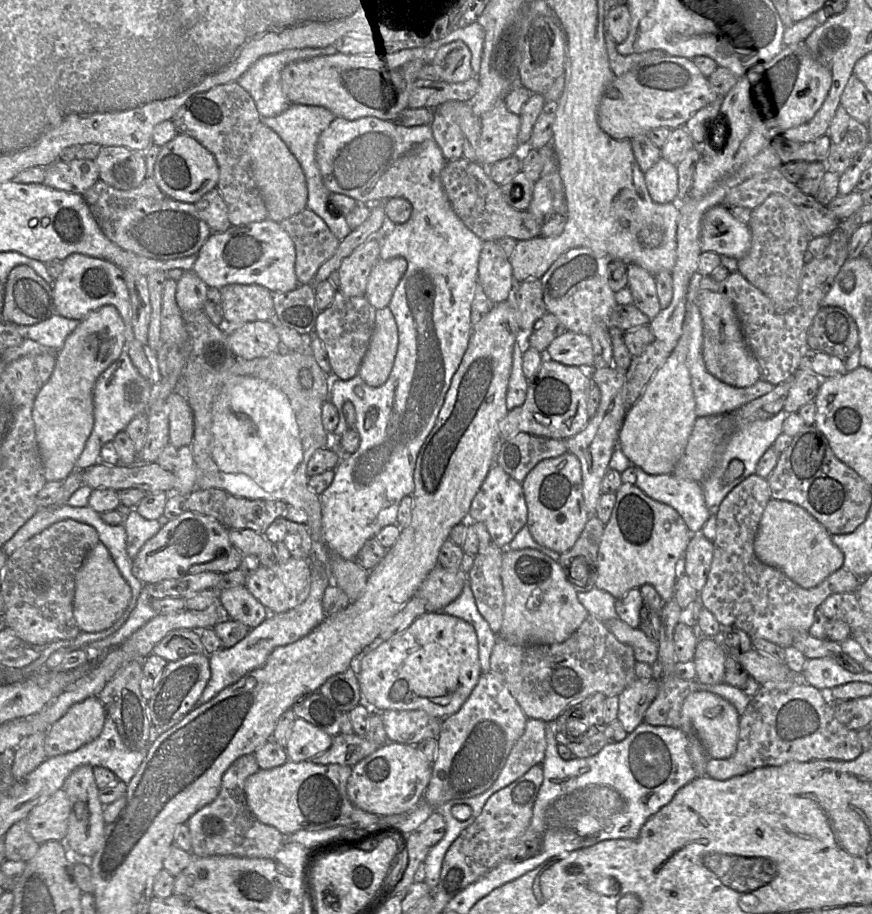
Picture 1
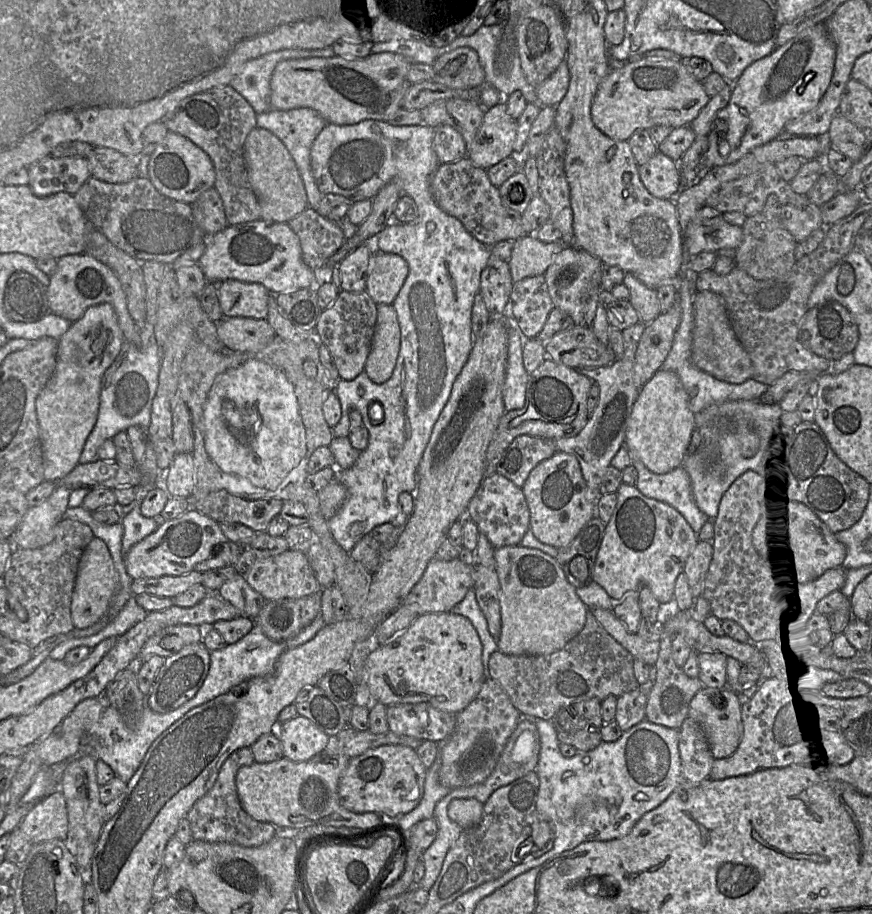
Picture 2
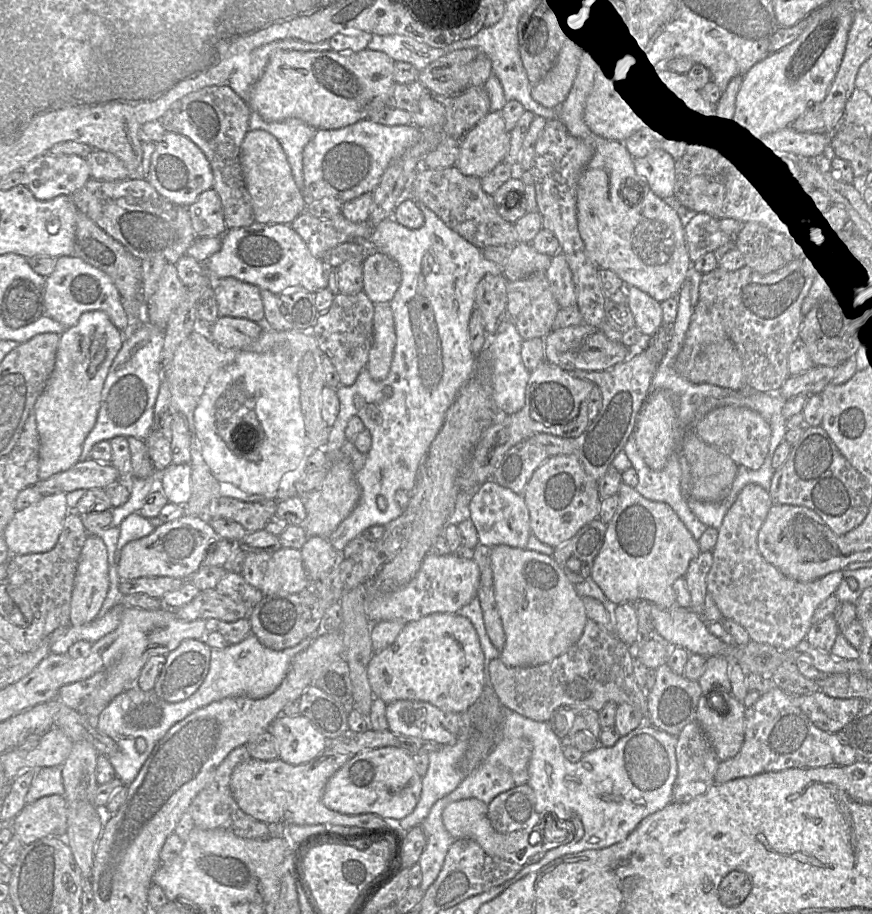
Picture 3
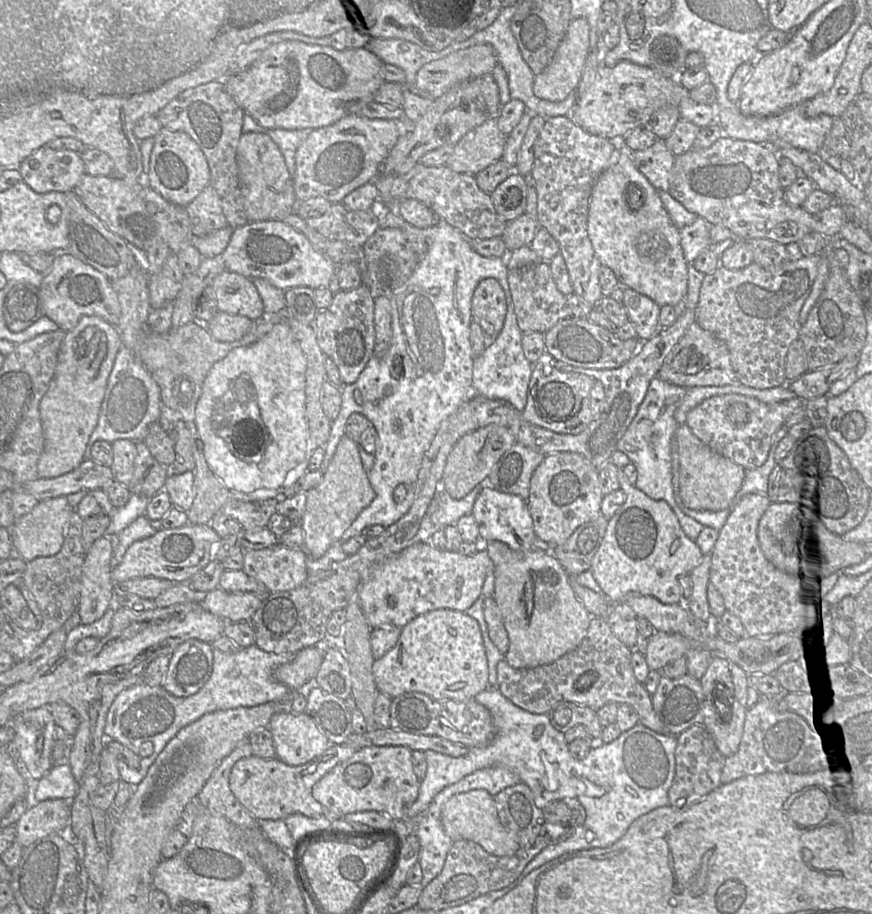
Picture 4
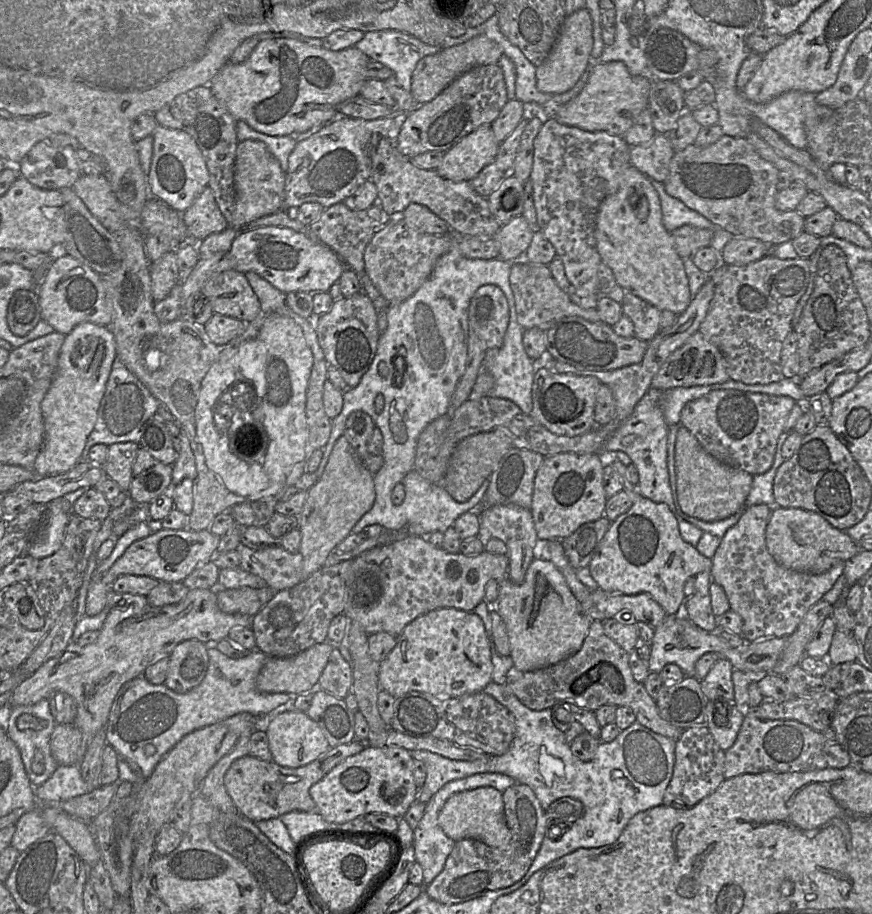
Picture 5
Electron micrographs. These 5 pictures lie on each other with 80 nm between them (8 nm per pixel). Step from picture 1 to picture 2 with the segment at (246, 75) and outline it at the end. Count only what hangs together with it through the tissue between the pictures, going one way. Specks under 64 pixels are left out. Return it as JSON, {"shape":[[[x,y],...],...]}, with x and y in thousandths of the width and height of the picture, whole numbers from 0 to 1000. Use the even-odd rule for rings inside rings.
{"shape":[[[381,50],[370,54],[326,54],[306,58],[283,67],[263,91],[289,116],[295,125],[306,123],[310,116],[310,86],[317,71],[325,66],[359,62],[382,62]]]}

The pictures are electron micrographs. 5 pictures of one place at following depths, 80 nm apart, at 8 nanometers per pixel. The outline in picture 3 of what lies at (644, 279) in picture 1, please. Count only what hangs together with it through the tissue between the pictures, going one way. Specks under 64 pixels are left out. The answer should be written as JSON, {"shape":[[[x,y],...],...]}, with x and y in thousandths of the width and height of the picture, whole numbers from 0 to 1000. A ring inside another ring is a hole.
{"shape":[[[719,313],[718,322],[728,358],[735,362],[739,371],[747,370],[760,358],[758,332],[728,313]]]}

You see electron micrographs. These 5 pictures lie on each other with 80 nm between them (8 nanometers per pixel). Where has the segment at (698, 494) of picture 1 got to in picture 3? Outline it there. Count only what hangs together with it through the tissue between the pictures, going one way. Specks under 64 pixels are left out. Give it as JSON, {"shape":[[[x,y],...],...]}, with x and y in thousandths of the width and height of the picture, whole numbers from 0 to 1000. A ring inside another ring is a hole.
{"shape":[[[726,474],[720,479],[714,495],[724,505],[724,511],[732,520],[728,535],[739,545],[766,551],[786,577],[800,592],[811,575],[806,573],[790,557],[788,548],[781,539],[782,514],[778,504],[778,497],[772,497],[764,510],[757,515],[743,511],[733,496]]]}

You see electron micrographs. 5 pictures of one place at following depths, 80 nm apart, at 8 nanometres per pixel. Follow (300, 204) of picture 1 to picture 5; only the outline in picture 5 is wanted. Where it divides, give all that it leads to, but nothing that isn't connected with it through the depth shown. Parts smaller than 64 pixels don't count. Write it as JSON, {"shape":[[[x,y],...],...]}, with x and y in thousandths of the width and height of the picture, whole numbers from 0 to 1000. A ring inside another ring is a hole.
{"shape":[[[297,153],[273,156],[268,183],[269,230],[264,248],[279,252],[294,241],[325,230],[328,189],[305,158]]]}

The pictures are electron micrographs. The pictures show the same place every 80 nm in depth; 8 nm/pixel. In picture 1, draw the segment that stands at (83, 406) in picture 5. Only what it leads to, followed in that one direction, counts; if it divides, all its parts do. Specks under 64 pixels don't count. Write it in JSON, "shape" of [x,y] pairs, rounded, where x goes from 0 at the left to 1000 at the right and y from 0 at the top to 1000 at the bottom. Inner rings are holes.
{"shape":[[[119,334],[96,347],[77,368],[72,380],[63,385],[62,406],[40,434],[37,447],[41,481],[54,527],[73,527],[87,514],[87,504],[108,466],[109,418],[142,382],[141,349],[131,334]]]}

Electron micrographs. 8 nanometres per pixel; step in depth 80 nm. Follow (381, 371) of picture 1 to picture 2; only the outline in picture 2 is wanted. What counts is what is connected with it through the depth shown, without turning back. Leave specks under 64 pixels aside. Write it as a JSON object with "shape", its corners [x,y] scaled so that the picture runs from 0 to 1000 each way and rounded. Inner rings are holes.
{"shape":[[[450,333],[432,335],[432,352],[417,406],[431,420],[445,417],[459,383],[459,357]]]}

